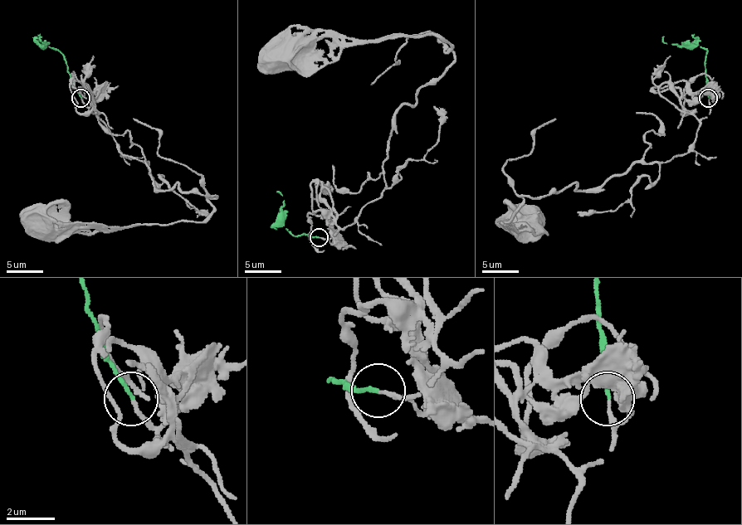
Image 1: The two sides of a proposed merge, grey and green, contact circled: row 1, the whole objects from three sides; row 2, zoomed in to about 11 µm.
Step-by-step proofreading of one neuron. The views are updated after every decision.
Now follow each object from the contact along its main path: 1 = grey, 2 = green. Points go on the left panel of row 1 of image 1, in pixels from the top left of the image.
1: (81, 99), (96, 97), (158, 190), (217, 196), (212, 210), (101, 228), (36, 217)
2: (81, 99), (72, 82), (66, 60), (56, 50), (46, 46), (39, 36)

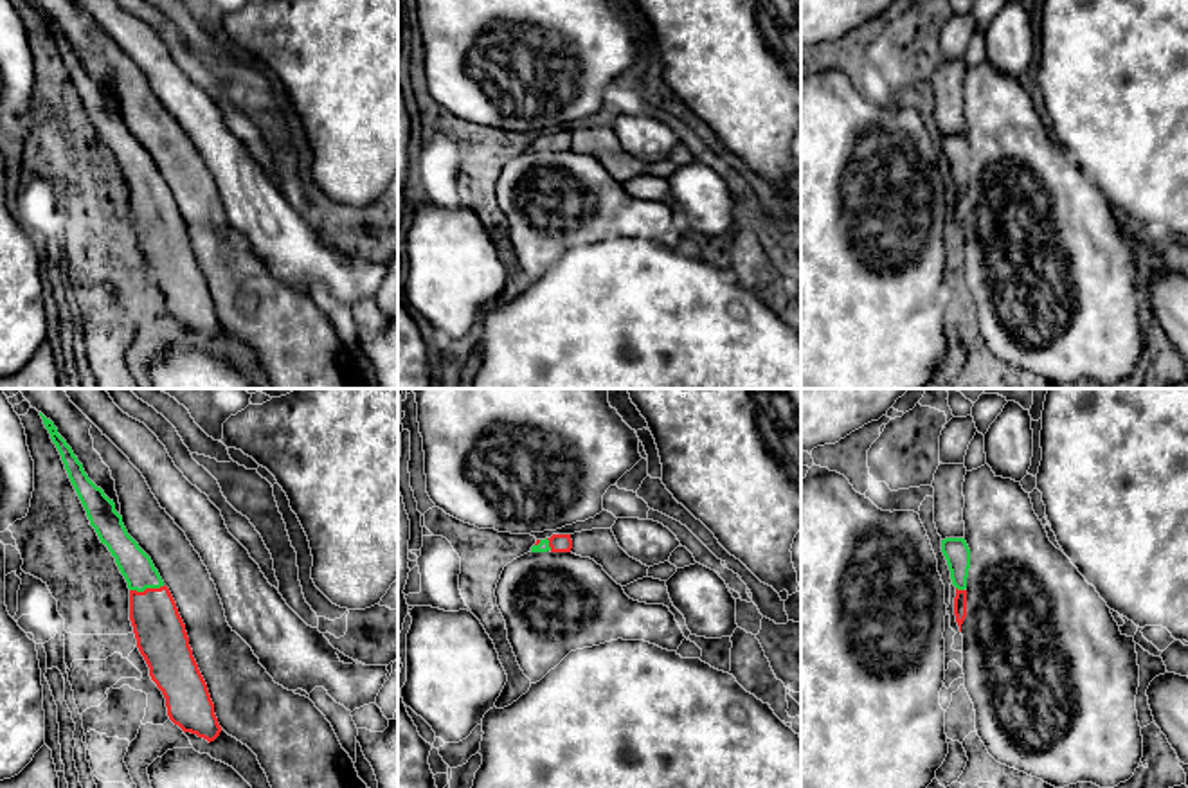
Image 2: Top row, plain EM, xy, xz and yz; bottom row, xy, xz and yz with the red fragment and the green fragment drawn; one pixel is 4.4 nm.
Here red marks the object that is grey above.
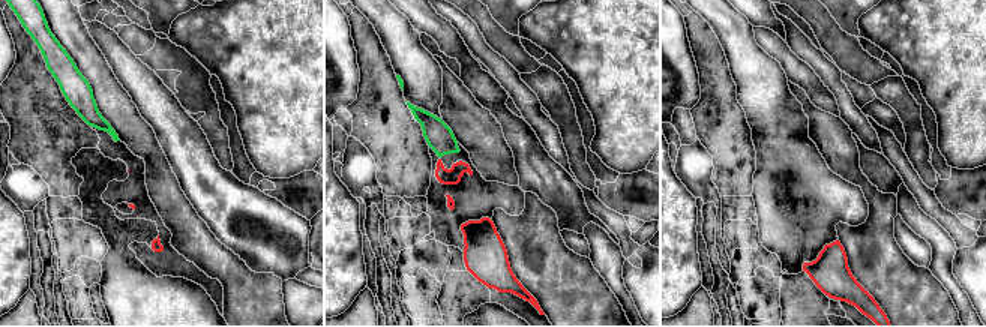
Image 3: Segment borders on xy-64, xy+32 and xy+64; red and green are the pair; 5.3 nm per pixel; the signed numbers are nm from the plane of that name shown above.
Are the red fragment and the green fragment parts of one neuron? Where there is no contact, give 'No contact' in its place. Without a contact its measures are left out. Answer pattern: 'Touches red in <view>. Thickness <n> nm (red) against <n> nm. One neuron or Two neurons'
Touches red in xy. Thickness 220 nm (red) against 150 nm. One neuron

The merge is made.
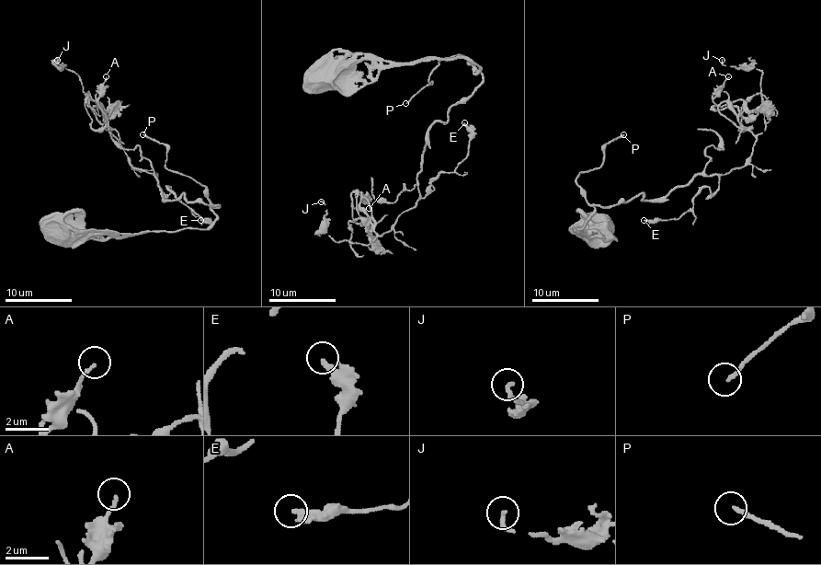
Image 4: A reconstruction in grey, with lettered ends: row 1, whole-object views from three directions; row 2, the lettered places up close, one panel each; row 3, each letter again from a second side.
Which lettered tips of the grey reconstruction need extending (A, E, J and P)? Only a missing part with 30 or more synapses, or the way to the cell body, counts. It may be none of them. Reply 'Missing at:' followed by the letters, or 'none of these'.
Missing at: P

